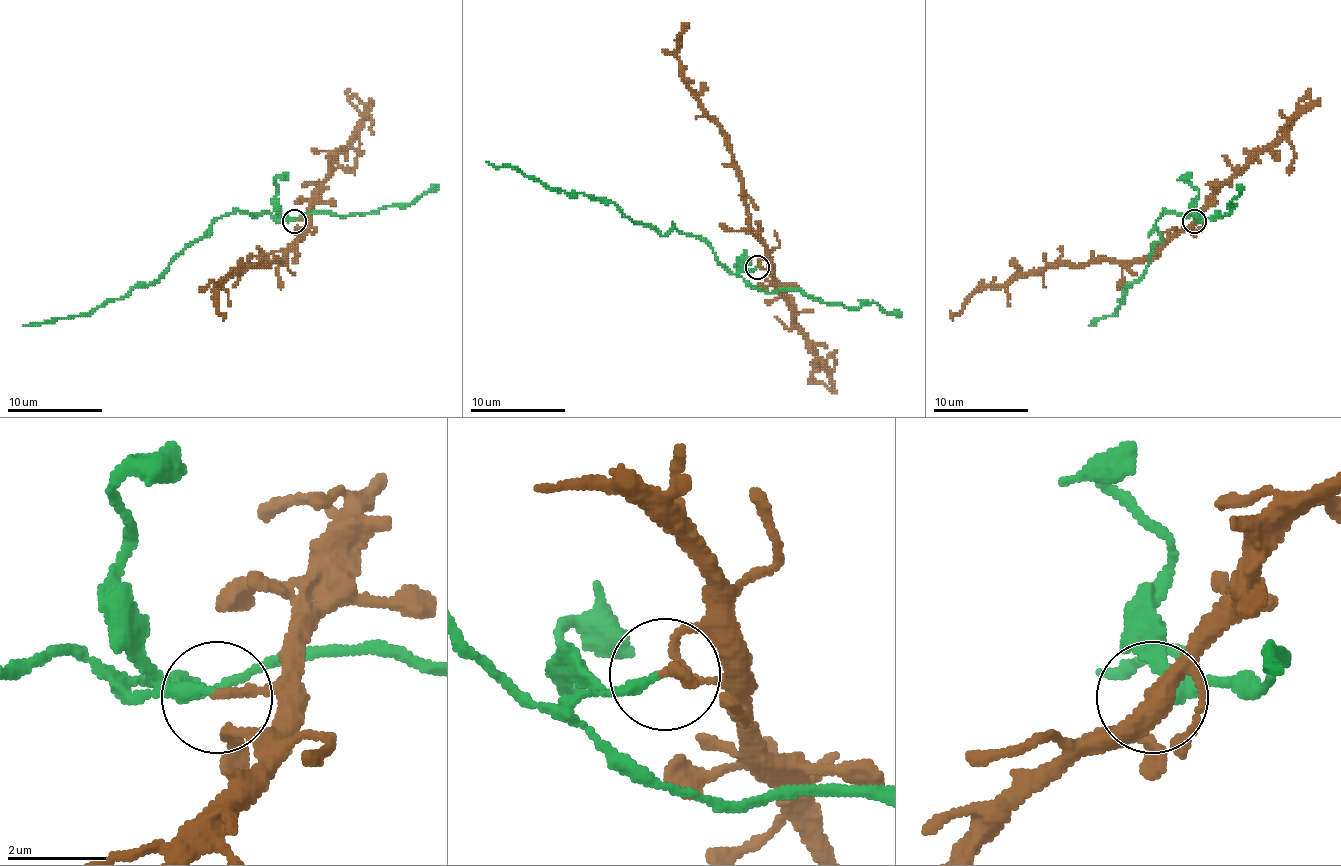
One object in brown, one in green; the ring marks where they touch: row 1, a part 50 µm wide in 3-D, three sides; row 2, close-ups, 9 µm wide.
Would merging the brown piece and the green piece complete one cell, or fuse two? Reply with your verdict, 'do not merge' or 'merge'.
do not merge

